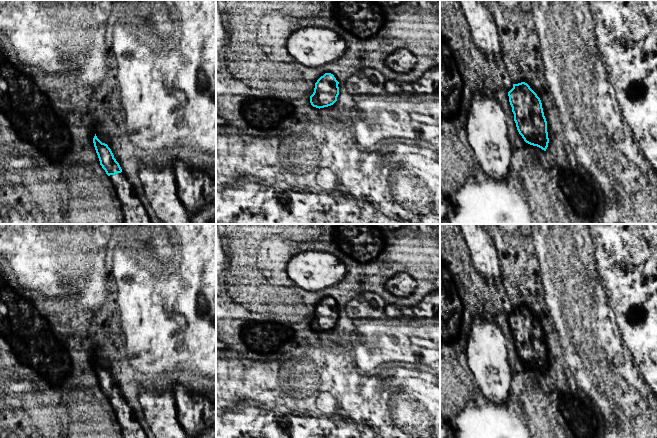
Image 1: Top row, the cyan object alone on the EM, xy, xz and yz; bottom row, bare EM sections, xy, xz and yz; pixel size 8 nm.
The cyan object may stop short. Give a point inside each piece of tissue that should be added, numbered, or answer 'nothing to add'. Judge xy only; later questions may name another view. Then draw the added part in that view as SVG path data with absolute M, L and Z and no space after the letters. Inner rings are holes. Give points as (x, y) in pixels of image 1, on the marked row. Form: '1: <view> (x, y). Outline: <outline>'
1: xy (134, 212). Outline: M124 173L110 175L109 179L121 203L124 224L151 224L145 207Z

